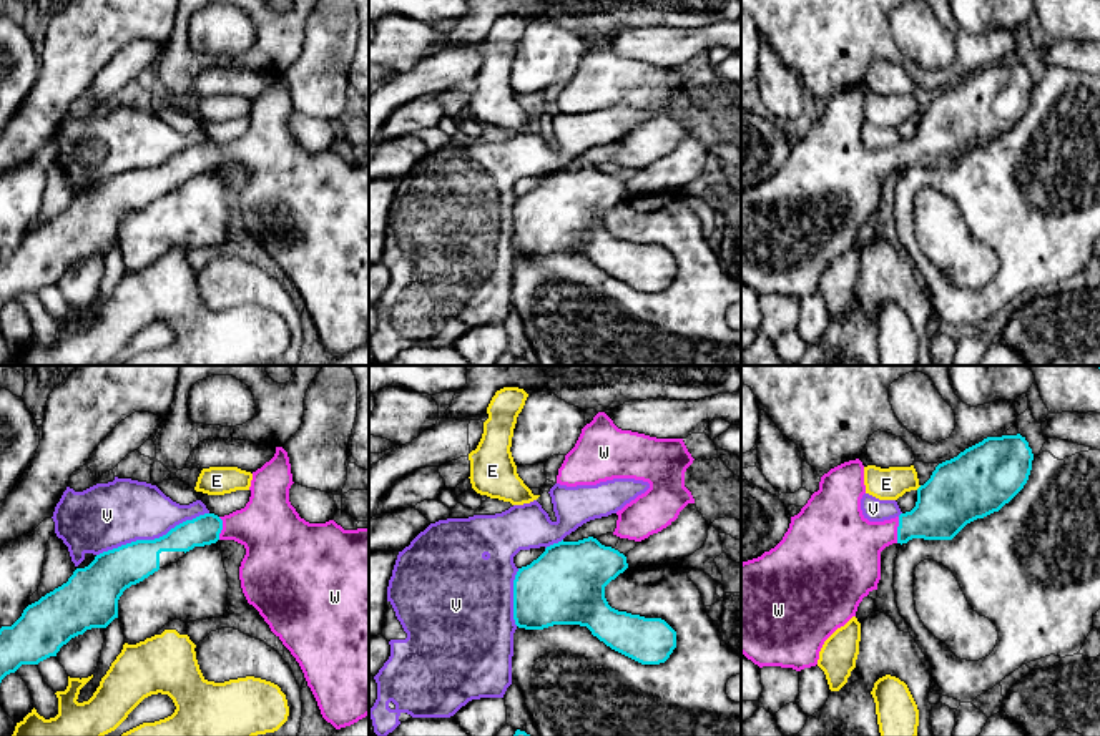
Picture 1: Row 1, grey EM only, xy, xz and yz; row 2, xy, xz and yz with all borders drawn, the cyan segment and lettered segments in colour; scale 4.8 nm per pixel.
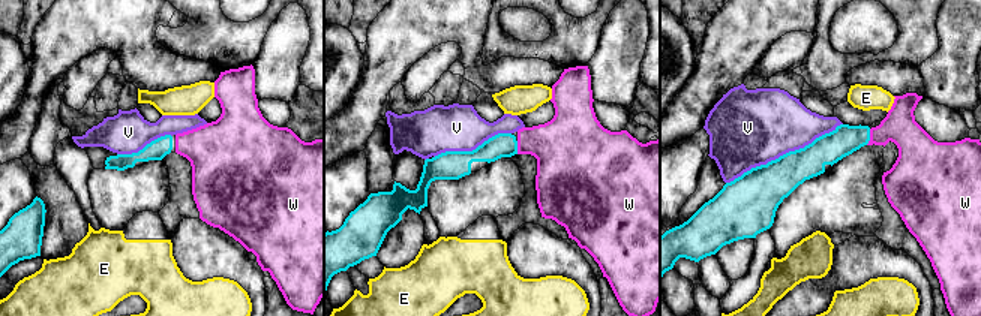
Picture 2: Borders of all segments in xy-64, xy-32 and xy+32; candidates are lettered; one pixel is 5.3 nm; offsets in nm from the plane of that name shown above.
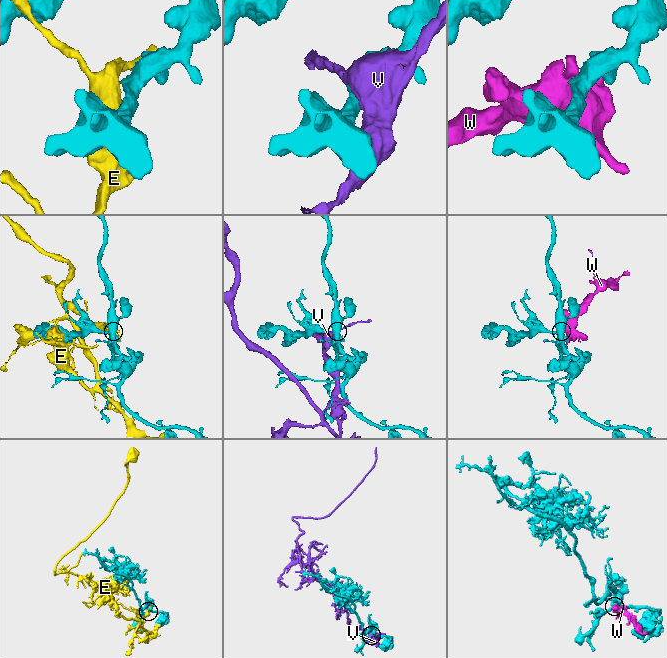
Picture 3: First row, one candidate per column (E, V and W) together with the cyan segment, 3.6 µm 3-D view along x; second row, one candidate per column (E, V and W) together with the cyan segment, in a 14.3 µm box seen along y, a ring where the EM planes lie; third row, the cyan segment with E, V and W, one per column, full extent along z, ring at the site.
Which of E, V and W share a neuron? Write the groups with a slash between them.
E / V / W

